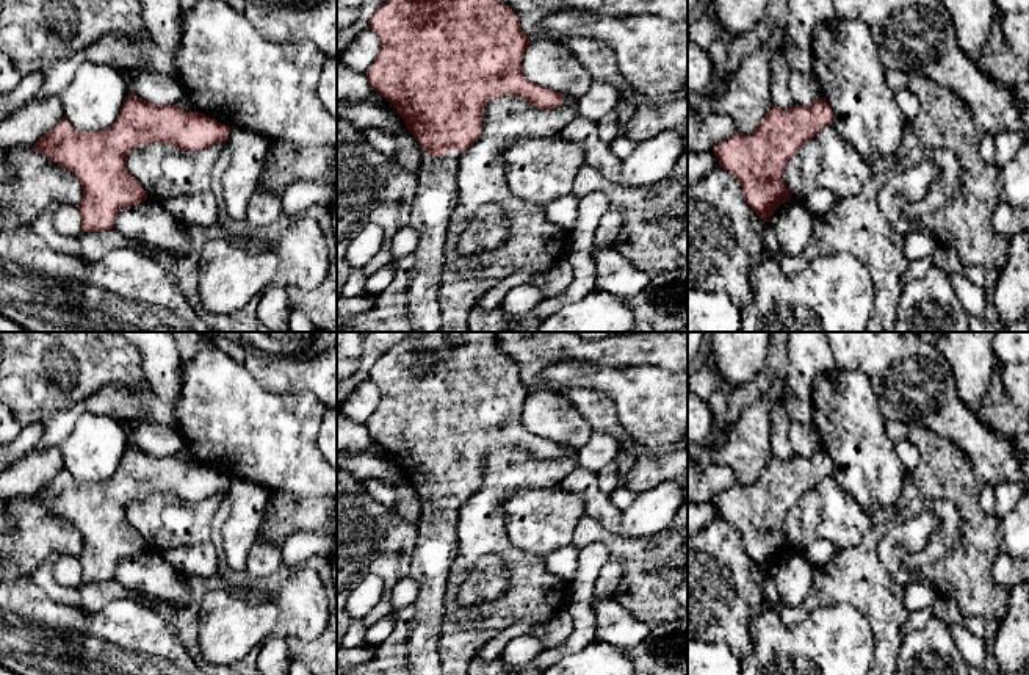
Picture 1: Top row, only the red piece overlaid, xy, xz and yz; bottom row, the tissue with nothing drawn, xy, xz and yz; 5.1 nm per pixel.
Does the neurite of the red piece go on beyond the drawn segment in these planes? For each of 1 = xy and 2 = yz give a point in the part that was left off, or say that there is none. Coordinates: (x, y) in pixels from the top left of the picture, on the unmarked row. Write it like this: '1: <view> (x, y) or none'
1: none
2: none

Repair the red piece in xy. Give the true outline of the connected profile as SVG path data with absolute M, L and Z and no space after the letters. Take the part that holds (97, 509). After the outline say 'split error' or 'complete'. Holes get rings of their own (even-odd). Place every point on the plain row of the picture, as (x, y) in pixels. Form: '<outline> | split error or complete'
M130 443L108 481L83 484L63 468L31 500L80 531L83 548L77 562L83 583L105 583L114 579L122 559L147 550L143 536L128 523L130 503L153 493L204 501L226 493L230 481L199 462L153 456Z | complete

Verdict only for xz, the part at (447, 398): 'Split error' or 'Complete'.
Split error

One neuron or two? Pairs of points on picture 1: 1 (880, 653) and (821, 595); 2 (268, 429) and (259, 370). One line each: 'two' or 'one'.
1: one
2: two

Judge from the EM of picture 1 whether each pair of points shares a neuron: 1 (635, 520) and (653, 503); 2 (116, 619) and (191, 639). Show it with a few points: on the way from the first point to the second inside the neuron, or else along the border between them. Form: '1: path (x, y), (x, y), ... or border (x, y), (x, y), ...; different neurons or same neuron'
1: path (639, 517), (649, 508); same neuron
2: border (148, 605), (174, 630); different neurons

